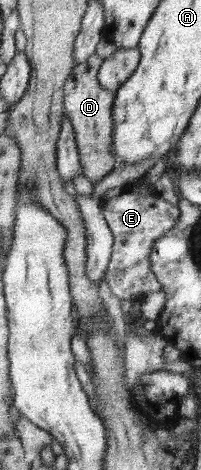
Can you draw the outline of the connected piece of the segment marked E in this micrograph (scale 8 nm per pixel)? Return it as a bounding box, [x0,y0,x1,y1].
[100,186,180,300]

